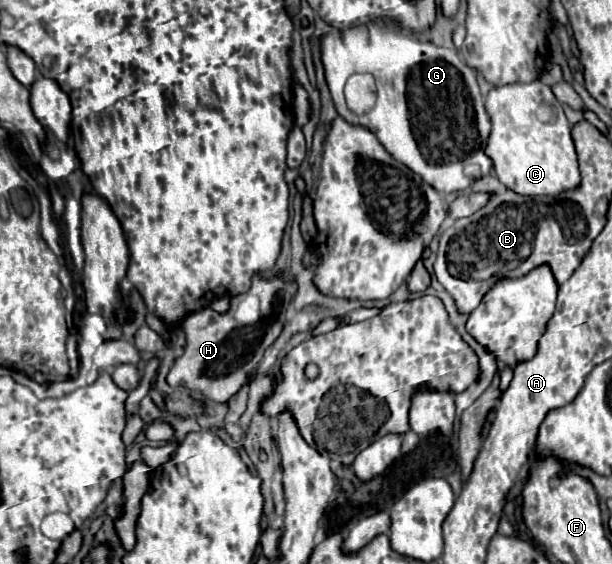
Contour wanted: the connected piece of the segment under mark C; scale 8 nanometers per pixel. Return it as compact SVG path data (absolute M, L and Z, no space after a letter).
M541 81L493 87L487 93L485 109L491 119L485 155L493 161L497 179L507 189L519 195L559 195L579 185L571 125L551 87Z

